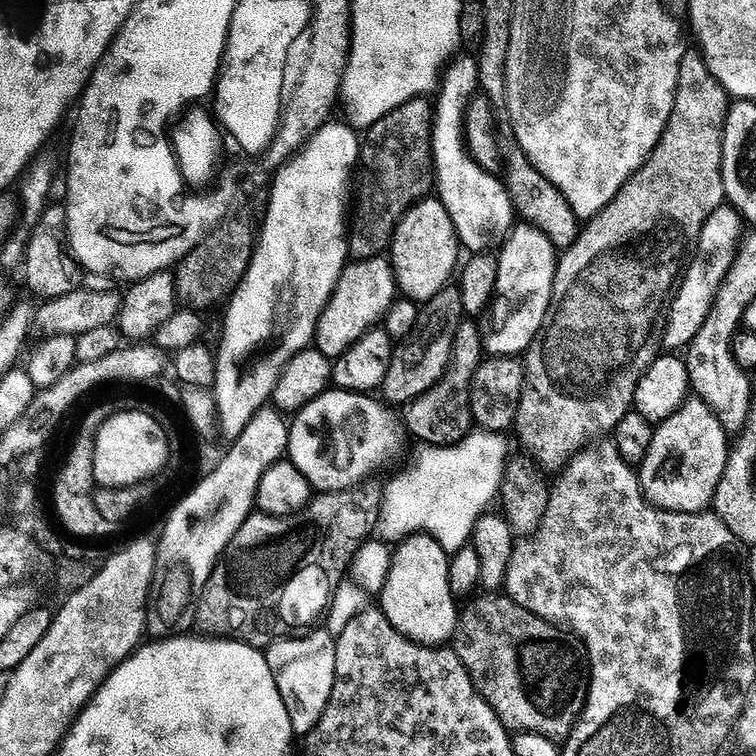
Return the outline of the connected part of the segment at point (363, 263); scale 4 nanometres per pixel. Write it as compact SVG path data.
M384 256L349 263L340 276L326 310L320 315L314 341L315 351L321 352L326 358L335 358L350 350L358 338L379 325L376 323L391 310L396 296L398 297L396 276L392 272L391 263Z

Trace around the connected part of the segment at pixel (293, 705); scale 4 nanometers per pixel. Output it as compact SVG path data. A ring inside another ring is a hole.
M316 631L276 640L266 649L268 665L274 674L278 694L282 694L282 702L286 702L286 714L290 714L290 726L300 738L309 736L314 726L318 726L322 714L326 714L336 677L335 639L328 631Z

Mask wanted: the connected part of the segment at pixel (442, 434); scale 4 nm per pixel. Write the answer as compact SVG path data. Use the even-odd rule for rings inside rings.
M465 319L457 328L453 342L452 360L444 376L432 389L411 402L403 409L402 424L407 435L427 447L452 447L462 443L473 431L474 421L471 412L471 386L476 371L486 359L484 335L481 325L475 319Z

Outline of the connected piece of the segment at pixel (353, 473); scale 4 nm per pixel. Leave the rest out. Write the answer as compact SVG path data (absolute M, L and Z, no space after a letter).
M329 390L295 413L293 420L296 421L292 420L288 429L287 455L290 457L290 463L312 483L317 493L349 492L350 489L363 485L367 476L382 471L387 464L394 463L403 454L406 436L402 431L401 421L397 417L395 420L387 412L388 408L377 400L371 395L359 392Z

